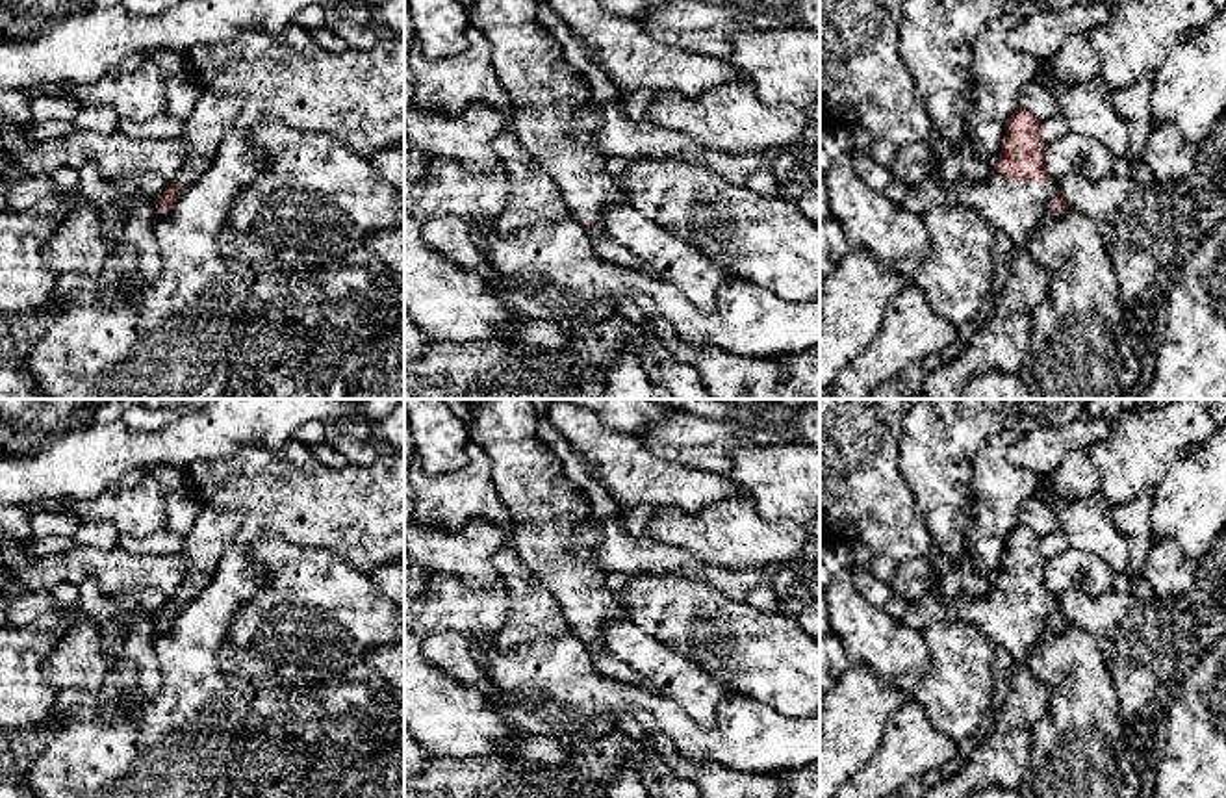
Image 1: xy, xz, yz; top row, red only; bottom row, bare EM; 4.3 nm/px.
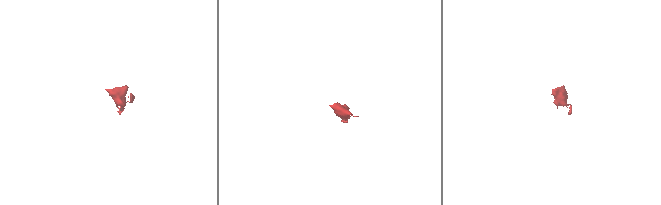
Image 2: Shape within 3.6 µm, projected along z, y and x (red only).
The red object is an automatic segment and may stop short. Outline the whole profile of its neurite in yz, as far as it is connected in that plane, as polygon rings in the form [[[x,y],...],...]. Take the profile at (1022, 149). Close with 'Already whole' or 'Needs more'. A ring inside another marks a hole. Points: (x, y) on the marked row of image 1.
[[[1018,108],[1007,119],[1002,150],[985,180],[942,184],[929,176],[909,186],[900,206],[922,215],[940,204],[963,204],[1024,247],[1042,217],[1063,210],[1057,180],[1044,169],[1044,147],[1041,122]]]. Needs more

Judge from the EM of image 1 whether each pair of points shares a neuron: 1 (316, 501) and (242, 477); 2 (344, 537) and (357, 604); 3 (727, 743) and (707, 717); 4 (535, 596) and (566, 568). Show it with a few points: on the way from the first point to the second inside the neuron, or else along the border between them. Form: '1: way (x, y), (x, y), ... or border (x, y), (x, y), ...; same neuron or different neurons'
1: way (297, 498), (260, 483); same neuron
2: border (308, 548), (331, 550), (370, 574); different neurons
3: border (739, 695), (718, 706), (713, 724), (694, 724); different neurons
4: border (531, 572), (553, 596), (568, 624); different neurons

